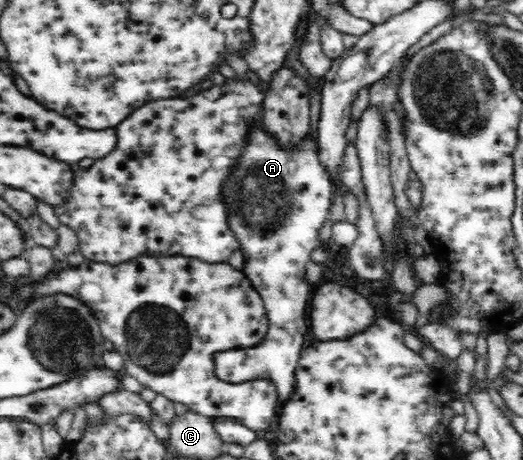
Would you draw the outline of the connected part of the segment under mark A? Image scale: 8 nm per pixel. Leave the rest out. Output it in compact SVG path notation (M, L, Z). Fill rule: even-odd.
M253 121L247 128L242 147L235 157L226 179L222 182L219 194L225 205L226 225L238 240L239 250L244 255L244 275L254 289L261 295L269 322L263 340L254 347L243 350L226 351L214 357L215 373L229 382L241 382L252 378L264 377L274 380L278 390L279 405L293 390L294 369L297 368L300 352L308 326L308 301L311 295L310 283L306 279L306 263L316 247L322 245L320 229L329 215L334 187L319 162L316 154L316 139L310 131L292 145L282 145L278 137L259 121Z

